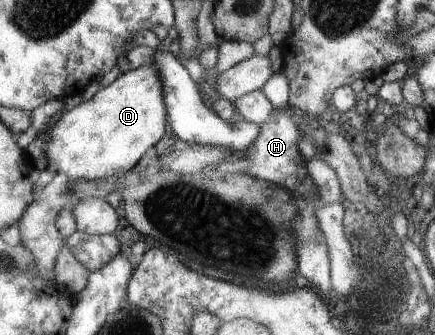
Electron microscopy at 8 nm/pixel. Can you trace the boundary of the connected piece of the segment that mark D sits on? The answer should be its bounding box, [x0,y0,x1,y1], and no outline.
[41,64,166,181]

